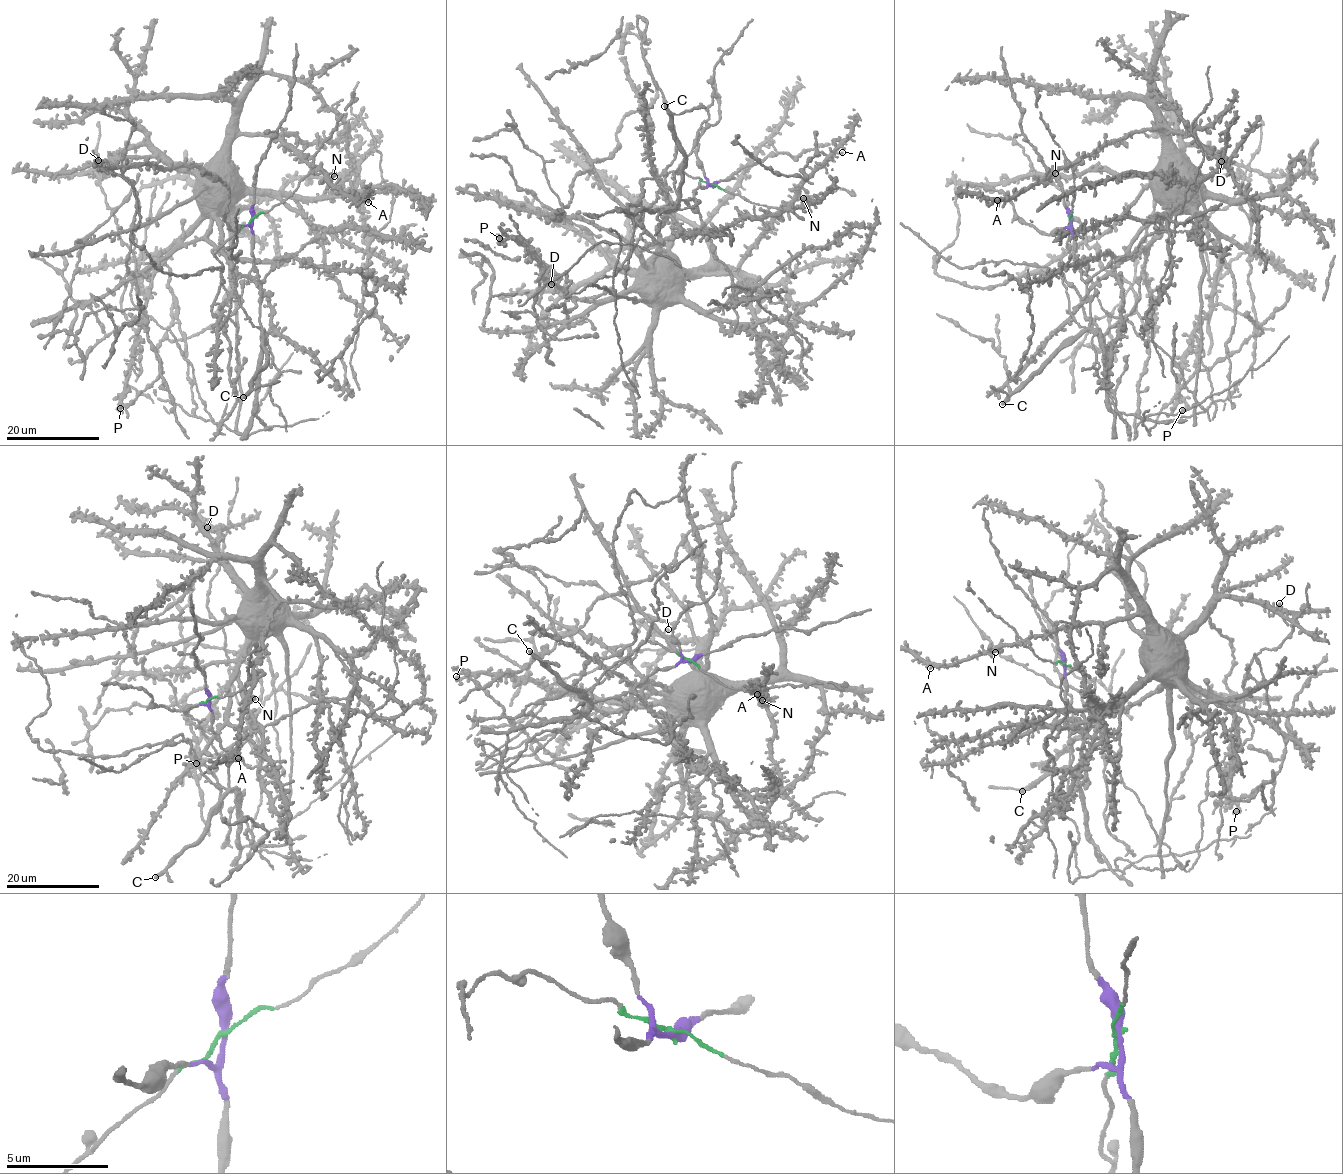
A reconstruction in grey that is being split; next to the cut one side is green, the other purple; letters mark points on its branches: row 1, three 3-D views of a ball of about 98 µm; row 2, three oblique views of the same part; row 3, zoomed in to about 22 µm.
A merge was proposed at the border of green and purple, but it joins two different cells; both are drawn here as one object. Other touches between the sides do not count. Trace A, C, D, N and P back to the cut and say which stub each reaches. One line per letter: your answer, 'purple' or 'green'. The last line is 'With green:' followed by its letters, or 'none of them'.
A: green
C: purple
D: green
N: green
P: green
With green: A, D, N, P

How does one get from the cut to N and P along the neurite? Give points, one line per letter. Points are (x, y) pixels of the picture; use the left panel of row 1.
N: (252, 219), (292, 193), (313, 168), (320, 167), (334, 176)
P: (252, 219), (216, 250), (239, 343), (220, 423), (172, 333), (147, 315), (120, 408)

